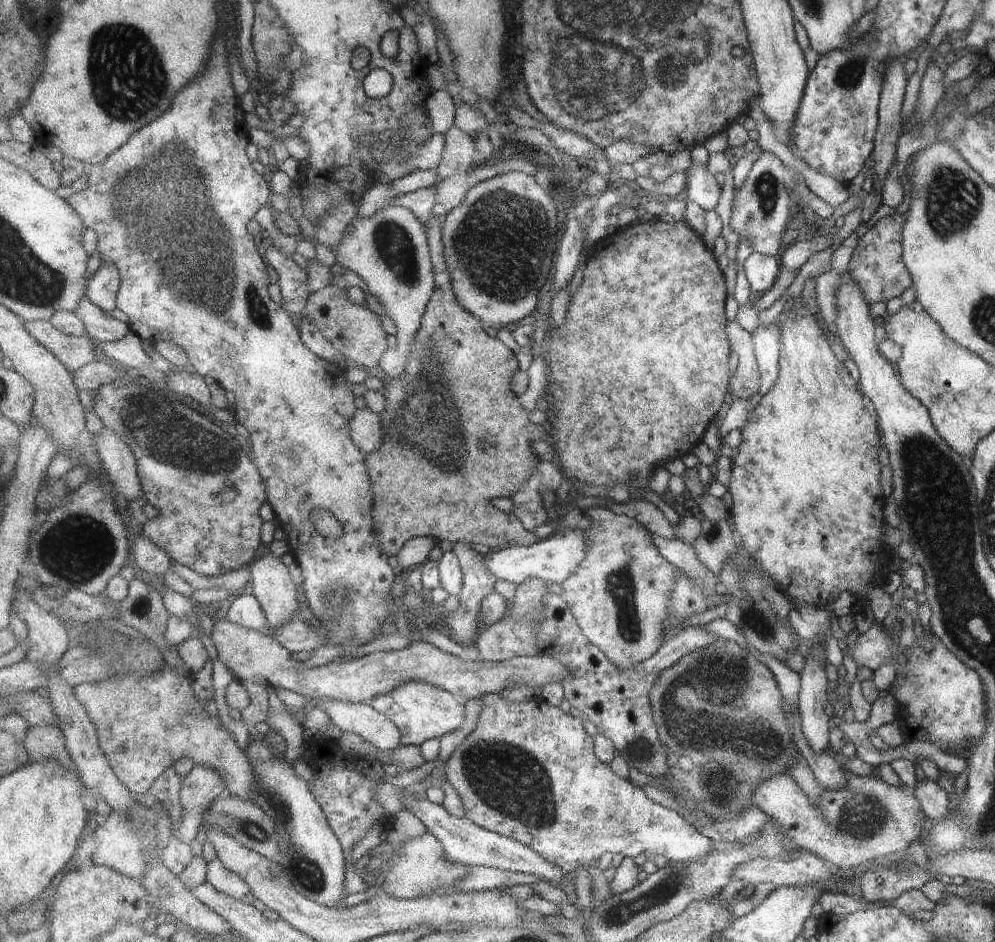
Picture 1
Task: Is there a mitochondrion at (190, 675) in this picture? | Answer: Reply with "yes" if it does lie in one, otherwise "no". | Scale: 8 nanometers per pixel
no

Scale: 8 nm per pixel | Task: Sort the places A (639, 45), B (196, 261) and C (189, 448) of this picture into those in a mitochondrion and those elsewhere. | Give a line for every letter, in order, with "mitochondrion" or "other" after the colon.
A: mitochondrion
B: mitochondrion
C: mitochondrion

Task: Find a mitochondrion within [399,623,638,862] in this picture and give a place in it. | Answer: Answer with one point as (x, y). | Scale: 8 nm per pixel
(509, 780)

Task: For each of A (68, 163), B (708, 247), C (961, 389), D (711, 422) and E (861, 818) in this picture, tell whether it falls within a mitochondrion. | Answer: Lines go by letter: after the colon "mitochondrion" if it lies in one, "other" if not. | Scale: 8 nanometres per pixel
A: other
B: other
C: other
D: other
E: mitochondrion

